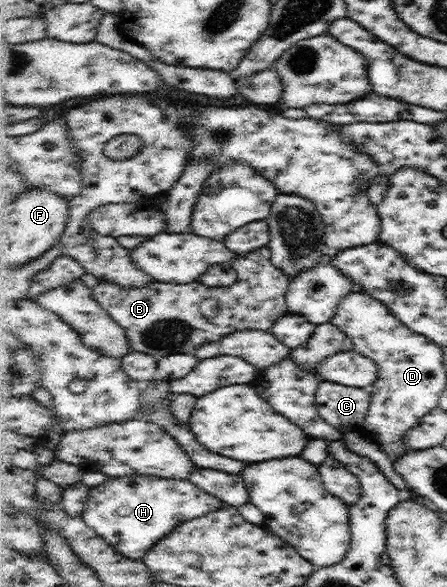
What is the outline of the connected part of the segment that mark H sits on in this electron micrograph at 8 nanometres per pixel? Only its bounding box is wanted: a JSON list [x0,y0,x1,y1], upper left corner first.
[83,475,224,561]

